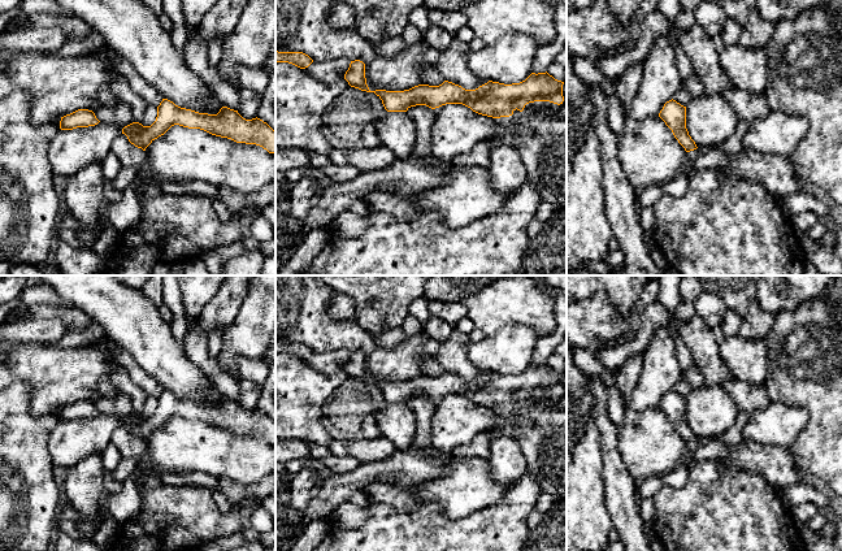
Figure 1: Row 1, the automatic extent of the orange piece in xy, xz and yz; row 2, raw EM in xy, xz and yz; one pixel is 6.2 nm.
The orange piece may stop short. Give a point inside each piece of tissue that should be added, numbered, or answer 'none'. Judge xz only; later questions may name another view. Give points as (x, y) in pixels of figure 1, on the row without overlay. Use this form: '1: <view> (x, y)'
1: xz (541, 430)

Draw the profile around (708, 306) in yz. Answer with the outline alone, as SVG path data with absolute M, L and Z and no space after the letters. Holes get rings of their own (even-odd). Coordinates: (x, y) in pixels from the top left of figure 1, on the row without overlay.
M702 291L694 307L708 327L721 327L728 308L716 294Z

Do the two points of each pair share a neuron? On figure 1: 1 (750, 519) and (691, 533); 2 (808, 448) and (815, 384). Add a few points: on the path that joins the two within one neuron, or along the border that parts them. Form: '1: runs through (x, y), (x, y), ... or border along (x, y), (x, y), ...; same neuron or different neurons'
1: runs through (736, 528), (706, 528); same neuron
2: runs through (816, 433), (816, 399); same neuron

